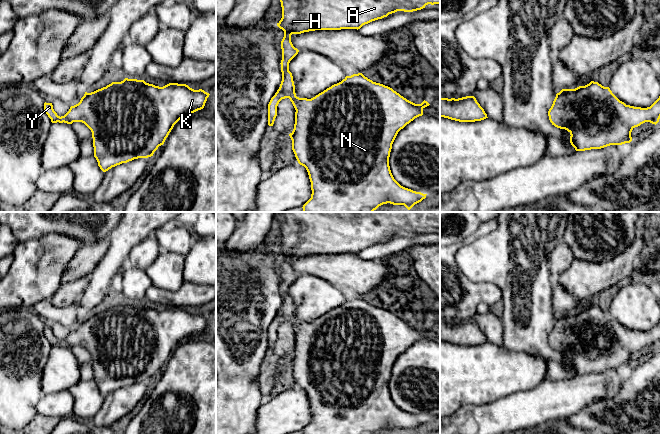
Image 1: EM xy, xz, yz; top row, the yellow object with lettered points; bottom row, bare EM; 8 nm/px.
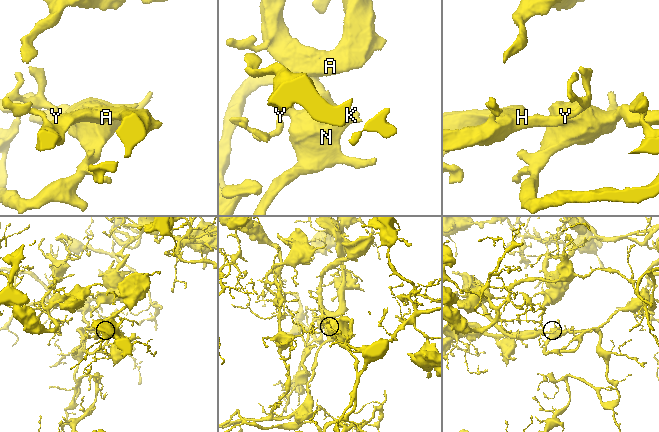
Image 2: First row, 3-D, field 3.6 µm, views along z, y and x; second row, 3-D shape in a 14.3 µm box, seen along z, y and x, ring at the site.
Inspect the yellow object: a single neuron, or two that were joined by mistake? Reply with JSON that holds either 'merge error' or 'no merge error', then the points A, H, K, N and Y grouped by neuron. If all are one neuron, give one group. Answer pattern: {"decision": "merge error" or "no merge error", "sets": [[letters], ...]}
{"decision": "no merge error", "sets": [["A", "H", "K", "N", "Y"]]}

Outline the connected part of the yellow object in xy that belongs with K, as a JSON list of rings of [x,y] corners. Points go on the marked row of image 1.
[[[125,78],[121,82],[112,82],[94,92],[85,92],[80,102],[71,106],[64,116],[57,115],[52,103],[45,102],[44,110],[52,123],[84,123],[92,132],[94,157],[98,166],[103,172],[106,172],[122,163],[153,156],[158,147],[164,144],[174,125],[183,117],[203,109],[209,95],[202,89],[194,90],[186,84],[169,83],[159,87],[146,83],[144,80]]]

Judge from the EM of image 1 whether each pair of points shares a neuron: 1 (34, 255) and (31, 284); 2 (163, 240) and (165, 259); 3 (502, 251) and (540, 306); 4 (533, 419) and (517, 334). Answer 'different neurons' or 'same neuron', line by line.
1: same neuron
2: different neurons
3: same neuron
4: different neurons

